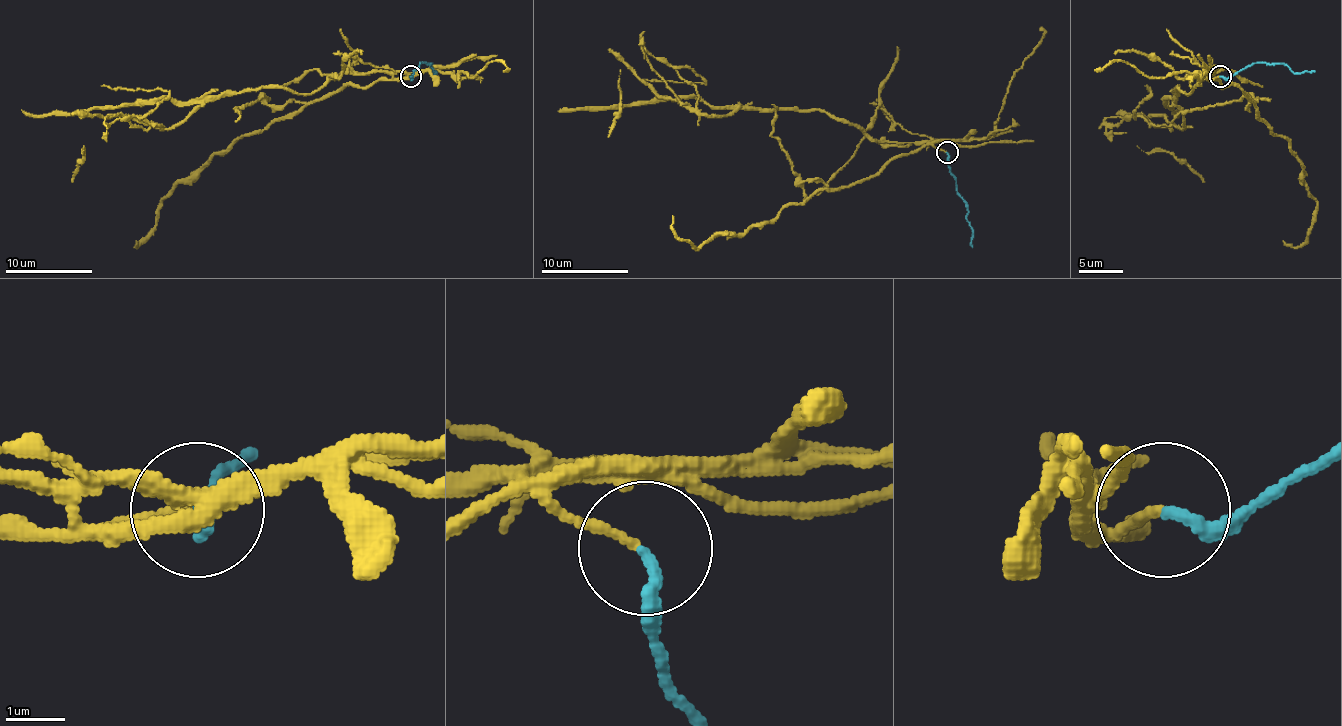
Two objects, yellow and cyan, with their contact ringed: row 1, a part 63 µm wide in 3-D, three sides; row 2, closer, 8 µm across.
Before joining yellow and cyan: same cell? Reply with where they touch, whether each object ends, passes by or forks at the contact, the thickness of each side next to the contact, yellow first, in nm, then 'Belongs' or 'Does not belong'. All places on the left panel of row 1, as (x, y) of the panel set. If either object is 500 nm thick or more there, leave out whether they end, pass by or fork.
Place: (410, 76). At the ring yellow ends. At the ring cyan ends. Thickness 140 nm (yellow) against 200 nm. Does not belong

